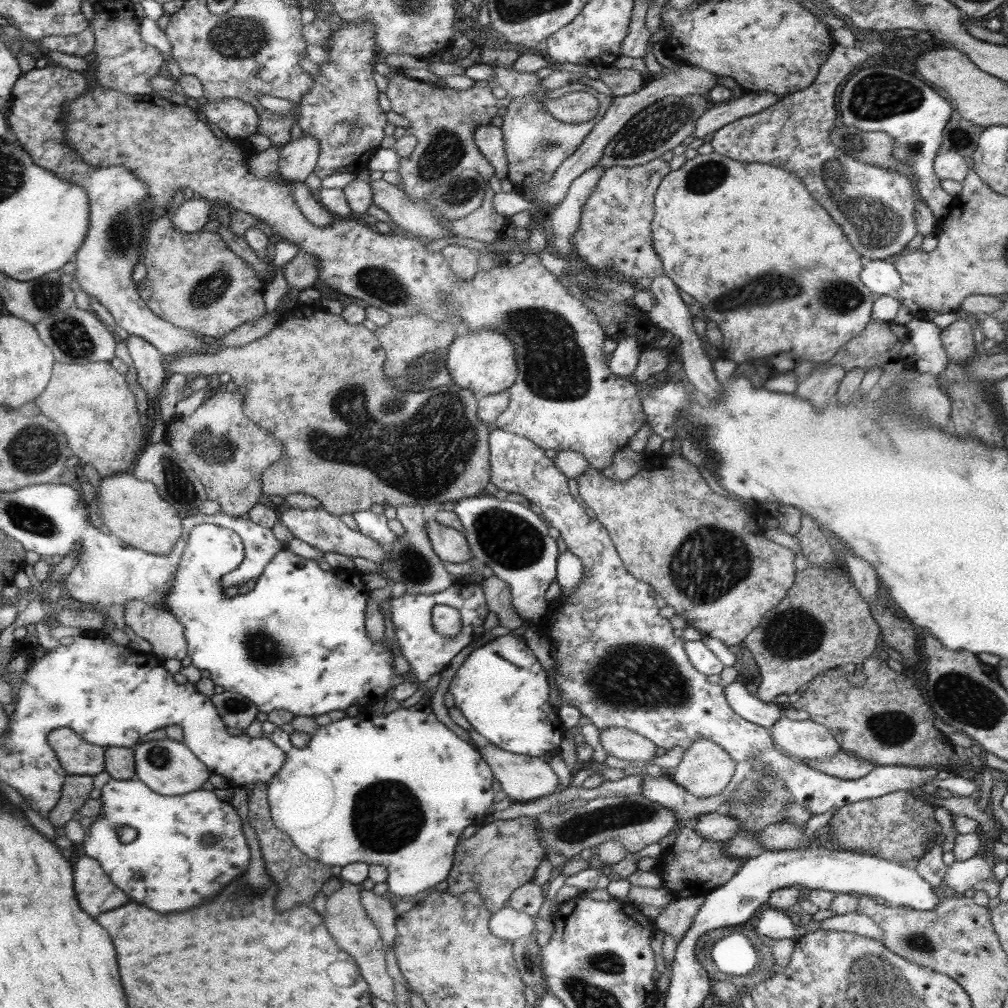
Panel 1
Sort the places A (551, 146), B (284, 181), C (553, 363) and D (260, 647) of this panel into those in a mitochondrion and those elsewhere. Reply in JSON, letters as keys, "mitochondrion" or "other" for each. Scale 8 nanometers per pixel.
{"A":"mitochondrion","B":"other","C":"mitochondrion","D":"mitochondrion"}

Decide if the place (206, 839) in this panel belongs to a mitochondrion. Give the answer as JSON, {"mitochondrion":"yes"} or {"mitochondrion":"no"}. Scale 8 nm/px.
{"mitochondrion":"yes"}

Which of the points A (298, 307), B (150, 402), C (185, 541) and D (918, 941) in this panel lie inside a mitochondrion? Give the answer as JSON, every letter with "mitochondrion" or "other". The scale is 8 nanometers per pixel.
{"A":"other","B":"other","C":"other","D":"mitochondrion"}

